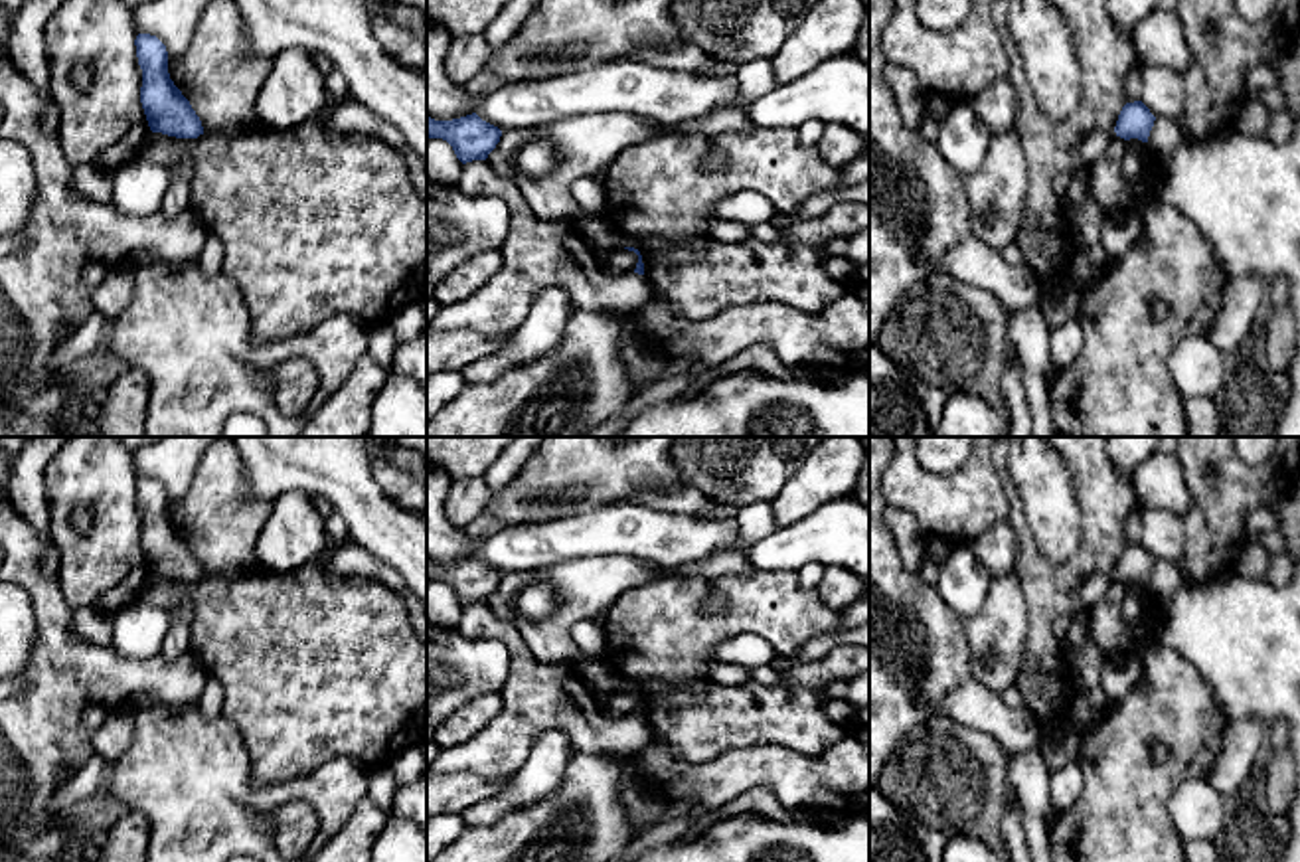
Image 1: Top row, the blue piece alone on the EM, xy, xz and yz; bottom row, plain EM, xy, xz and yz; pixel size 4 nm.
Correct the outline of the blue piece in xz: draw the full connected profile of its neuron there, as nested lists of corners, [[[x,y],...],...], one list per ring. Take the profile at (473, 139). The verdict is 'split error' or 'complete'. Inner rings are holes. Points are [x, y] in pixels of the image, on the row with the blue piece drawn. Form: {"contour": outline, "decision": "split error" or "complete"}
{"contour": [[[476,113],[452,121],[435,121],[427,117],[427,140],[447,140],[462,164],[486,160],[500,142],[500,136],[502,130],[482,121]]], "decision": "complete"}

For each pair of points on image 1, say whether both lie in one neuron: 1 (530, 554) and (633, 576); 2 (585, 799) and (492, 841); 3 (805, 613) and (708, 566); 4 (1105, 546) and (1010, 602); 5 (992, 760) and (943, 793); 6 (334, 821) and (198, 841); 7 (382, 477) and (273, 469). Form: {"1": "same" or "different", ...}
{"1": "different", "2": "same", "3": "different", "4": "different", "5": "same", "6": "same", "7": "different"}

